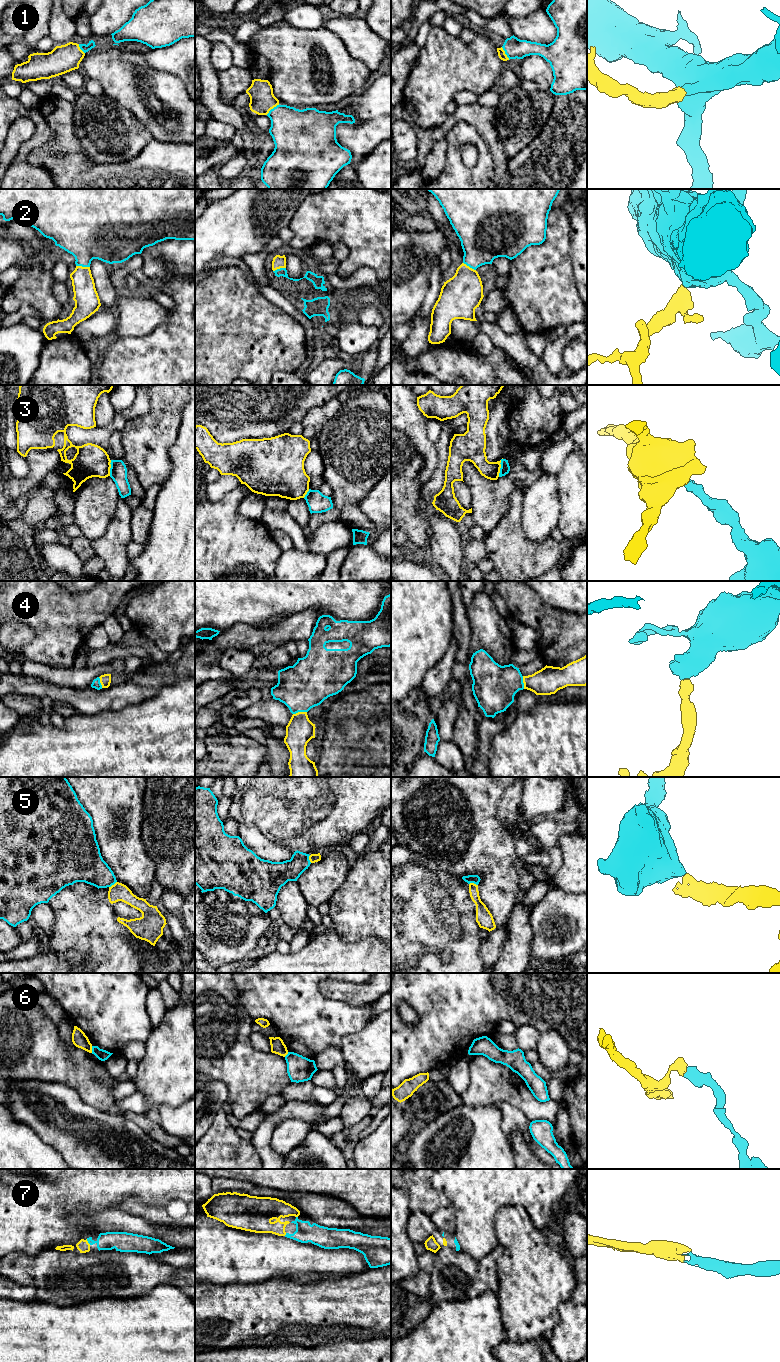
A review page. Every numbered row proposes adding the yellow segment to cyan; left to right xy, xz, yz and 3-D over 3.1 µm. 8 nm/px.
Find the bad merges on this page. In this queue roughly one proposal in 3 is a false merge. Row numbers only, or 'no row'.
3, 5, 6

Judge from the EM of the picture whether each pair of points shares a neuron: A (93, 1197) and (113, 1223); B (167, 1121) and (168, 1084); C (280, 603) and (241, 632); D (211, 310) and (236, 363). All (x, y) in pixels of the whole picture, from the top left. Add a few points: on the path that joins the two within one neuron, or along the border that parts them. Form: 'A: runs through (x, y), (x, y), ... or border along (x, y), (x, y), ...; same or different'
A: border along (125, 1211), (119, 1209), (100, 1209), (79, 1215); different
B: border along (184, 1101), (177, 1105), (161, 1105), (159, 1107); different
C: border along (255, 625), (236, 623), (228, 628); different
D: runs through (223, 323), (236, 338), (236, 350); same

